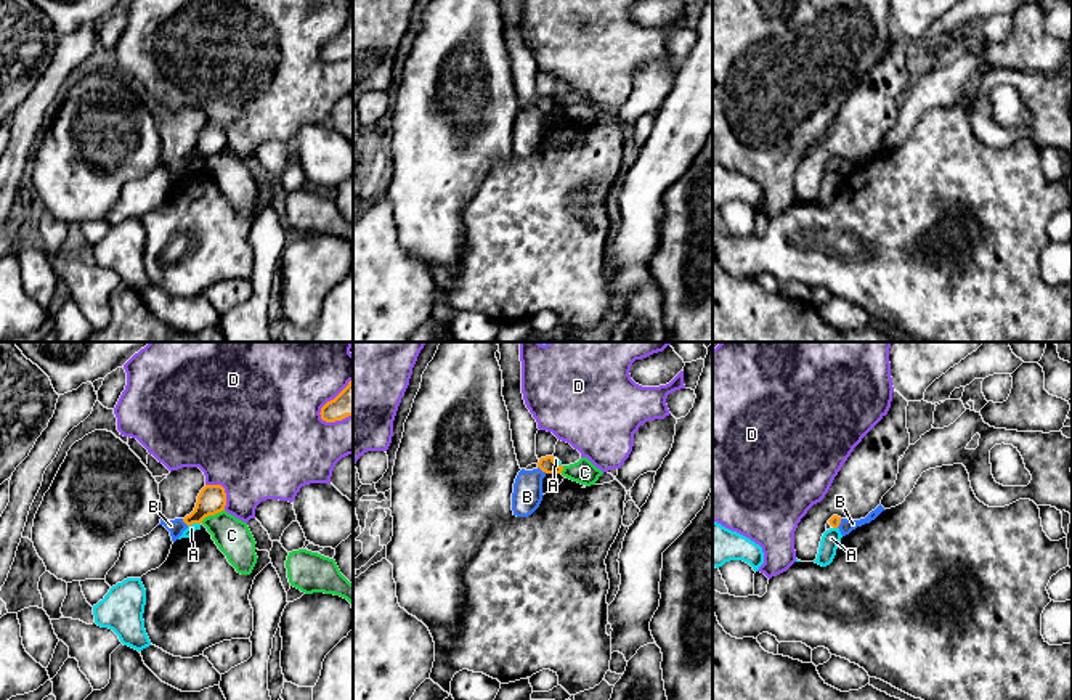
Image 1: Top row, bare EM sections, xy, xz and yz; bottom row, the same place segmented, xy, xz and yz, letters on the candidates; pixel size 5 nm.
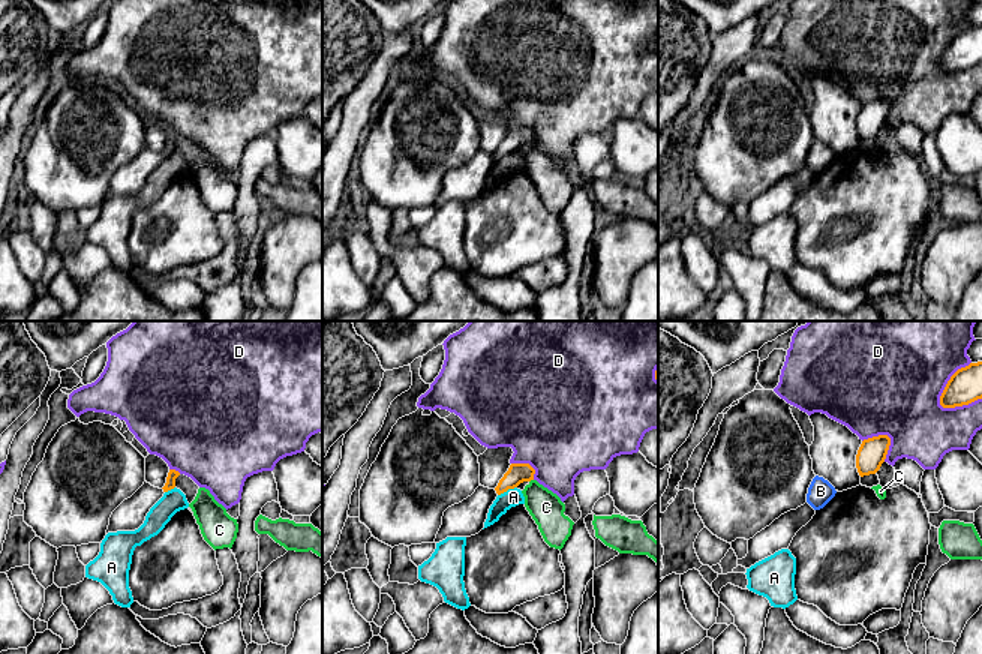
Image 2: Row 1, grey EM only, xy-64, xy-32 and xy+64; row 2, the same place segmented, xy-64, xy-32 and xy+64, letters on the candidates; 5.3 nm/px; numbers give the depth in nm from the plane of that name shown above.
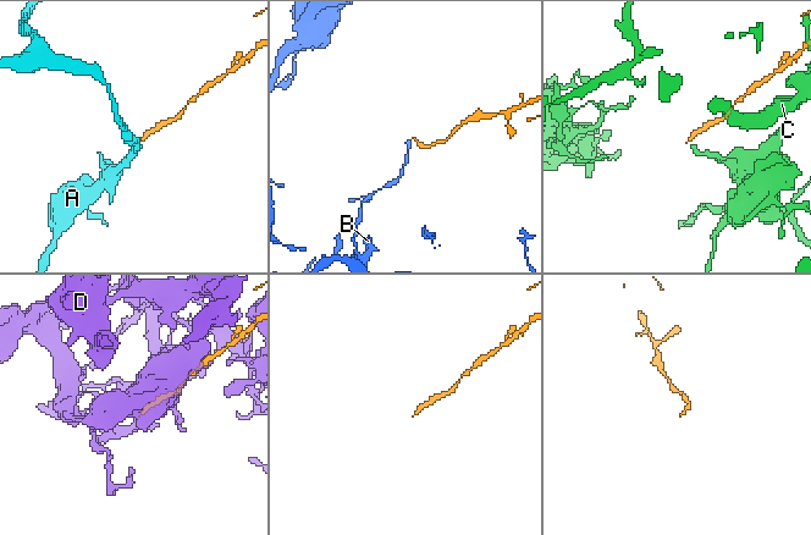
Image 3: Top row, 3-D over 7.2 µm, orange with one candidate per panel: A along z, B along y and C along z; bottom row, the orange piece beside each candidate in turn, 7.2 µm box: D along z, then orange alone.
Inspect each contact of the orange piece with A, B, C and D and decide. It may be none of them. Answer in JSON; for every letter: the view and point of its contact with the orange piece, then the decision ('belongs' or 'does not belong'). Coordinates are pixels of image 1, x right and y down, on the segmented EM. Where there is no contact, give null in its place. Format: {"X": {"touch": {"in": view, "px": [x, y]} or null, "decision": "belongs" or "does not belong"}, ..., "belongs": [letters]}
{"A": {"touch": {"in": "xy", "px": [193, 522]}, "decision": "does not belong"}, "B": {"touch": {"in": "xz", "px": [543, 471]}, "decision": "does not belong"}, "C": {"touch": {"in": "xy", "px": [212, 514]}, "decision": "does not belong"}, "D": {"touch": {"in": "xy", "px": [223, 490]}, "decision": "does not belong"}, "belongs": []}

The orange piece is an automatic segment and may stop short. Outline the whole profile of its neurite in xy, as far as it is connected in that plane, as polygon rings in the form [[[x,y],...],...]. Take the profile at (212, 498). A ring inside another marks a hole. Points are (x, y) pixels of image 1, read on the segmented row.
[[[205,485],[199,496],[194,511],[183,519],[183,522],[189,527],[193,523],[202,523],[202,520],[209,515],[215,515],[225,511],[226,506],[226,493],[221,485]]]

